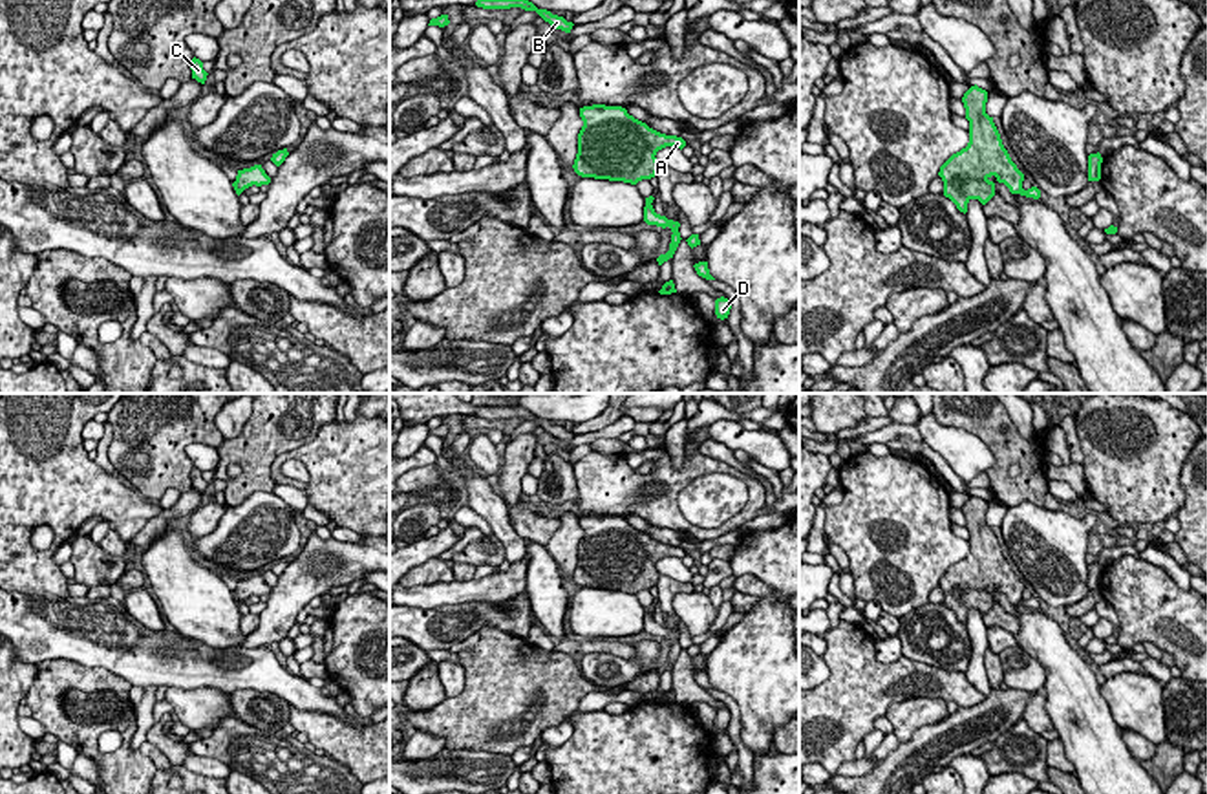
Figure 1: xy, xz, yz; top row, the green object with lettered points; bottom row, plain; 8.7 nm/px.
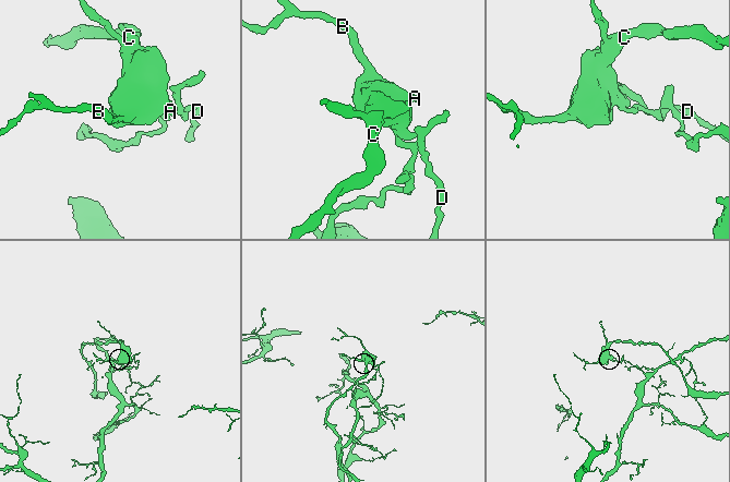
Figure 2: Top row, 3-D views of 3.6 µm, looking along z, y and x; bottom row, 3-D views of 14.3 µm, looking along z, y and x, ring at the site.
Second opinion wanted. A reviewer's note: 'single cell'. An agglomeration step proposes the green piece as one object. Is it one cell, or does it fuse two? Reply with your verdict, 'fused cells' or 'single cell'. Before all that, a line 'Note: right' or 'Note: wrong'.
Note: wrong
fused cells

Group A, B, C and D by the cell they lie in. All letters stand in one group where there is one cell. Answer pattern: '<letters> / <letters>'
A B C / D

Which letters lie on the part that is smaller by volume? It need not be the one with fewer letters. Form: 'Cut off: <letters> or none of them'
Cut off: A, B, C

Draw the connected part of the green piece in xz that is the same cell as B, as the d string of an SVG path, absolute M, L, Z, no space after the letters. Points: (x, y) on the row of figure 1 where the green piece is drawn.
M477 0L477 7L483 9L510 9L510 7L521 7L525 11L536 11L545 22L554 26L556 29L561 29L565 33L571 33L572 22L567 22L563 16L552 15L547 9L538 9L532 2L529 0Z

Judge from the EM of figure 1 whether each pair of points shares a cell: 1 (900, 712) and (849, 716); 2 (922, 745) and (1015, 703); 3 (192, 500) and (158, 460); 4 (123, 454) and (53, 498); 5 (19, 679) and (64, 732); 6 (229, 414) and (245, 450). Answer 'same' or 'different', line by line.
1: different
2: same
3: different
4: different
5: different
6: different

